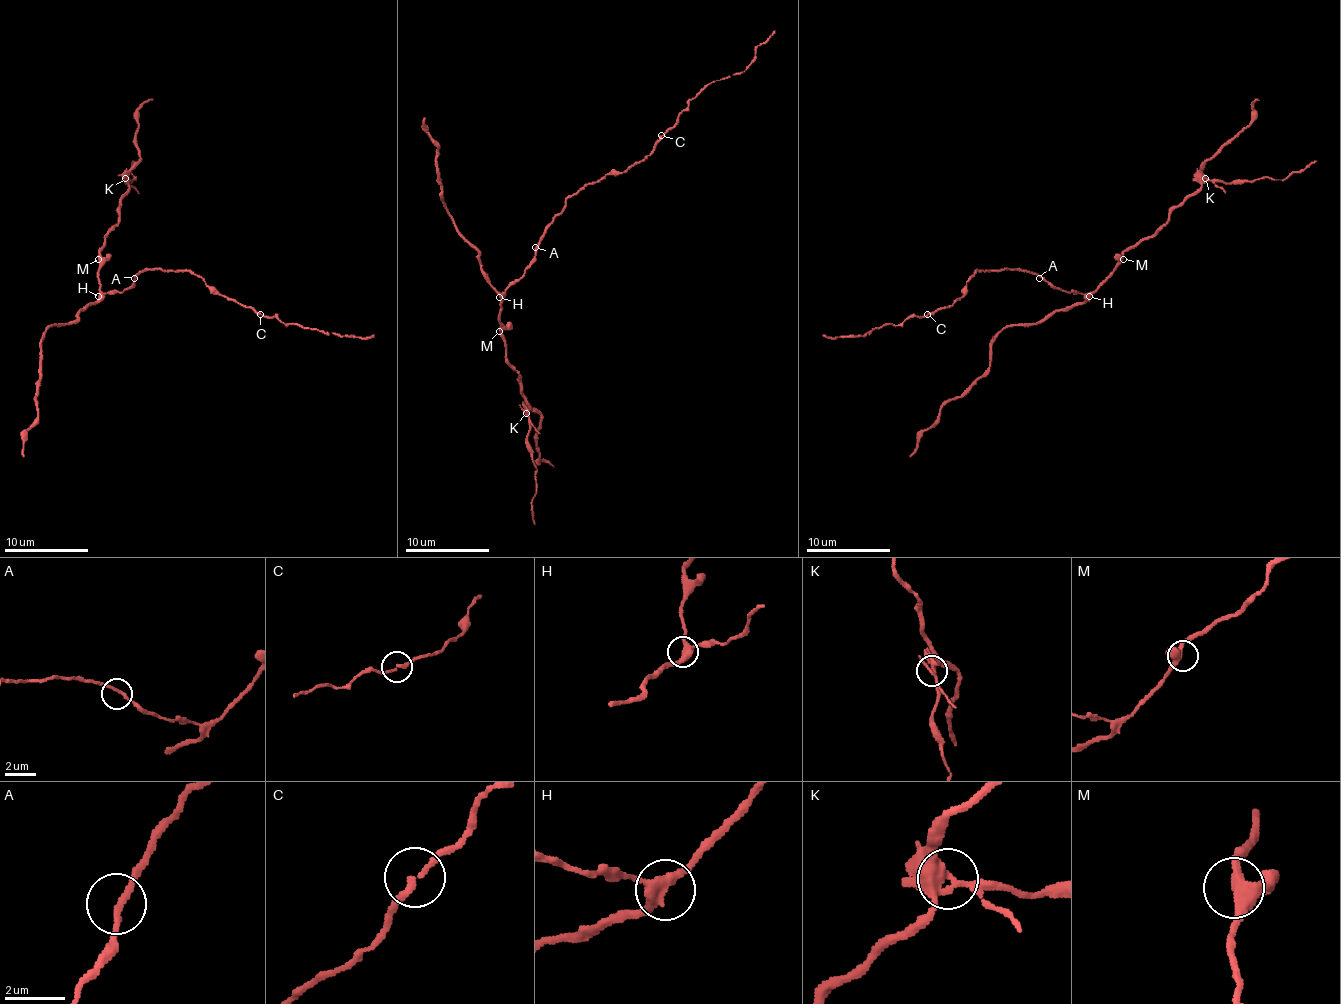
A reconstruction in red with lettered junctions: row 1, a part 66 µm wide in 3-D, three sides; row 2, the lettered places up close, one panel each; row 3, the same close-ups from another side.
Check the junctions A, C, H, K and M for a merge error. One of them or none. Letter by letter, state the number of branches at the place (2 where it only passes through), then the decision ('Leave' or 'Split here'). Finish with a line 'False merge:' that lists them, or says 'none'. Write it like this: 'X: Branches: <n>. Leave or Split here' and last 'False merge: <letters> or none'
A: Branches: 2. Leave
C: Branches: 2. Leave
H: Branches: 3. Leave
K: Branches: 3. Split here
M: Branches: 3. Leave
False merge: K

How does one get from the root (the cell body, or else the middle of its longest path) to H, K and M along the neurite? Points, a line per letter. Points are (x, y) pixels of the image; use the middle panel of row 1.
H: (537, 247), (531, 264), (499, 297)
K: (537, 247), (531, 264), (506, 291), (499, 312), (506, 362), (518, 375), (520, 394), (529, 406), (527, 413)
M: (537, 247), (531, 264), (506, 291), (499, 312), (499, 331)

